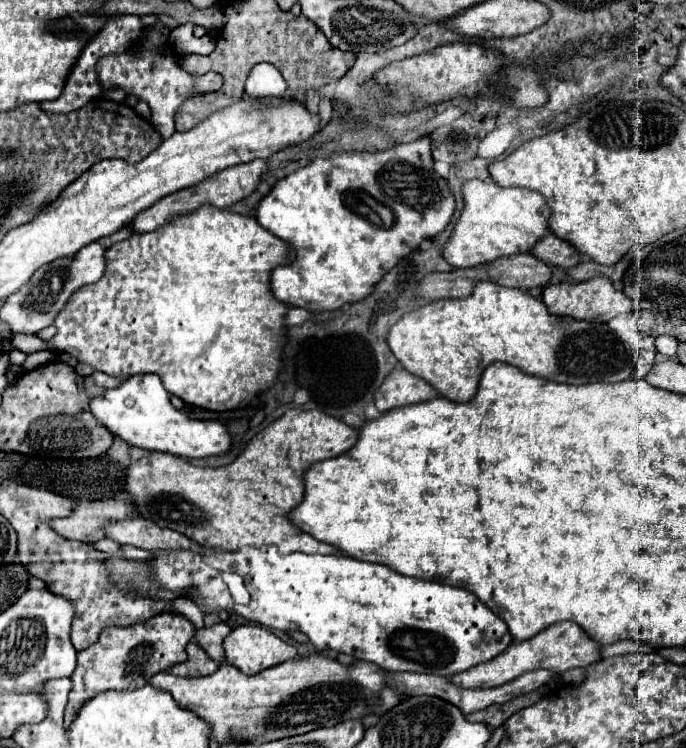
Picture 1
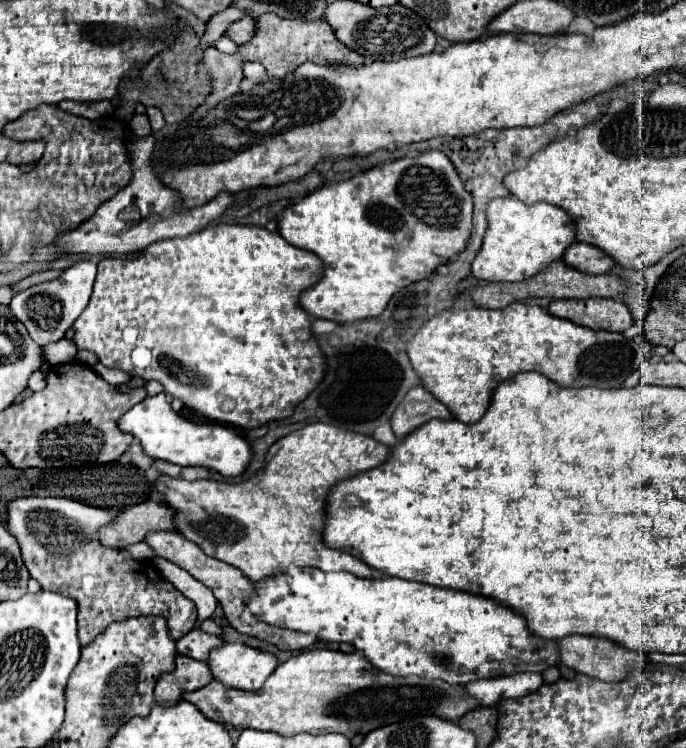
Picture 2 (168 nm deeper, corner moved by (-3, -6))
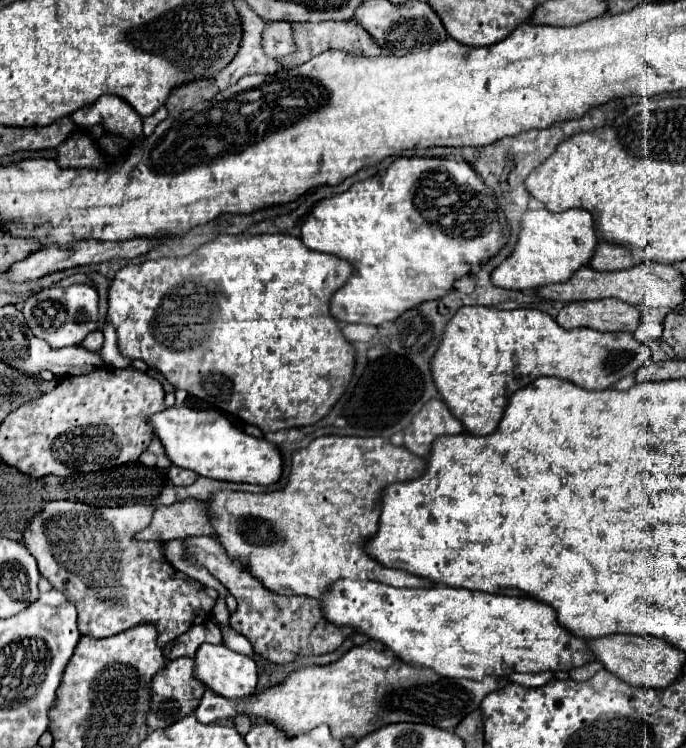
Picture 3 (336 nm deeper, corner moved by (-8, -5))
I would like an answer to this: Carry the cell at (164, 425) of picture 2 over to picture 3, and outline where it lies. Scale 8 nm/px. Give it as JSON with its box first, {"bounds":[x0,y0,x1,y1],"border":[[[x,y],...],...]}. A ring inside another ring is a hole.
{"bounds":[151,406,283,486],"border":[[[187,406],[167,408],[151,418],[155,436],[163,442],[167,456],[179,468],[197,472],[199,476],[225,480],[225,482],[247,482],[259,486],[271,486],[281,478],[283,458],[277,444],[265,438],[253,438],[243,430],[235,428],[219,410],[195,410]]]}

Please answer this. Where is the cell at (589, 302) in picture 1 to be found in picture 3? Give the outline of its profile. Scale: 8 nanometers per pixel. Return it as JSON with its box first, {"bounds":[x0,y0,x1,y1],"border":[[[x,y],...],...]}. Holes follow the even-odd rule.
{"bounds":[557,298,639,332],"border":[[[603,298],[591,302],[569,302],[557,316],[561,328],[591,328],[599,332],[635,332],[639,326],[639,310],[619,298]]]}

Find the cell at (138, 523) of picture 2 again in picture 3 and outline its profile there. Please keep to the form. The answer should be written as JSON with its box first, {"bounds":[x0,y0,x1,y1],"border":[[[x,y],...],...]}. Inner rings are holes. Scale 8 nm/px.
{"bounds":[135,500,215,542],"border":[[[185,500],[171,506],[159,504],[153,514],[151,526],[147,526],[147,530],[141,530],[135,538],[169,542],[189,536],[215,536],[215,530],[211,526],[211,514],[205,502]]]}

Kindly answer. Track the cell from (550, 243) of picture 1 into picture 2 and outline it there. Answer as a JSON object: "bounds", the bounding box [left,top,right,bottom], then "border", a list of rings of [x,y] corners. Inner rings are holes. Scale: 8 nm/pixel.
{"bounds":[562,243,614,275],"border":[[[572,243],[564,255],[562,255],[562,261],[568,265],[568,267],[574,267],[582,273],[588,273],[588,275],[600,275],[600,273],[608,273],[614,265],[614,261],[602,253],[600,249],[592,247],[592,245],[586,245],[586,243]]]}

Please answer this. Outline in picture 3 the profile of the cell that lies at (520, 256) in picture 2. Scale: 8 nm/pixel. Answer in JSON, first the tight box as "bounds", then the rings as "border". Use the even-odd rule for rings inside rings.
{"bounds":[491,208,597,290],"border":[[[573,208],[567,212],[529,210],[521,220],[521,234],[513,254],[493,270],[491,282],[507,290],[537,290],[547,284],[567,282],[571,276],[589,264],[595,256],[597,236],[593,216],[587,210]]]}

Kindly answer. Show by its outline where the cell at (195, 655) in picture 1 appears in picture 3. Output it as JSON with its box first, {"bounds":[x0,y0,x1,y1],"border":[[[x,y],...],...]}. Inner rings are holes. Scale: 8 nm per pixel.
{"bounds":[147,658,205,732],"border":[[[179,658],[179,660],[167,662],[165,668],[157,672],[155,678],[151,680],[151,706],[147,712],[149,730],[153,732],[153,730],[167,728],[175,724],[179,718],[185,718],[187,714],[191,714],[199,706],[203,692],[205,688],[193,676],[193,658]]]}

